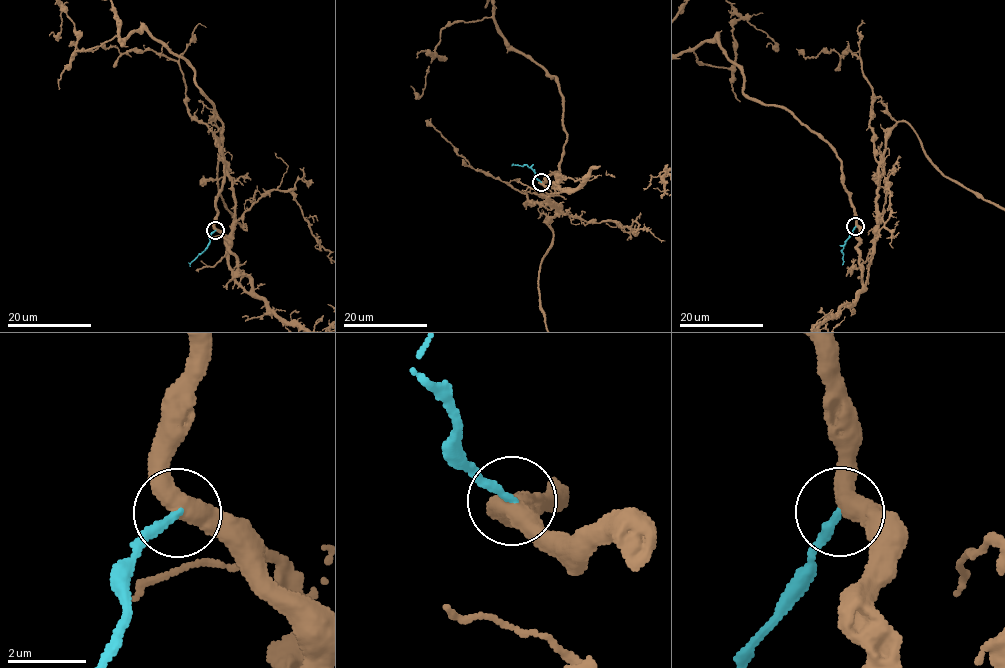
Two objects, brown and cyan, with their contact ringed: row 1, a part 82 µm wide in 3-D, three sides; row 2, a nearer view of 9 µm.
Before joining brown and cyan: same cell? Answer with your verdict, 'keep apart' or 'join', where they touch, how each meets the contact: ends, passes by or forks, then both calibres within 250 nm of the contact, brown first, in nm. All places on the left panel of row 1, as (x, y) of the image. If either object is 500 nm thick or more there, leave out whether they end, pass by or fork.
keep apart; place (215, 230); brown passes by; cyan ends; calibres 440 and 240 nm

